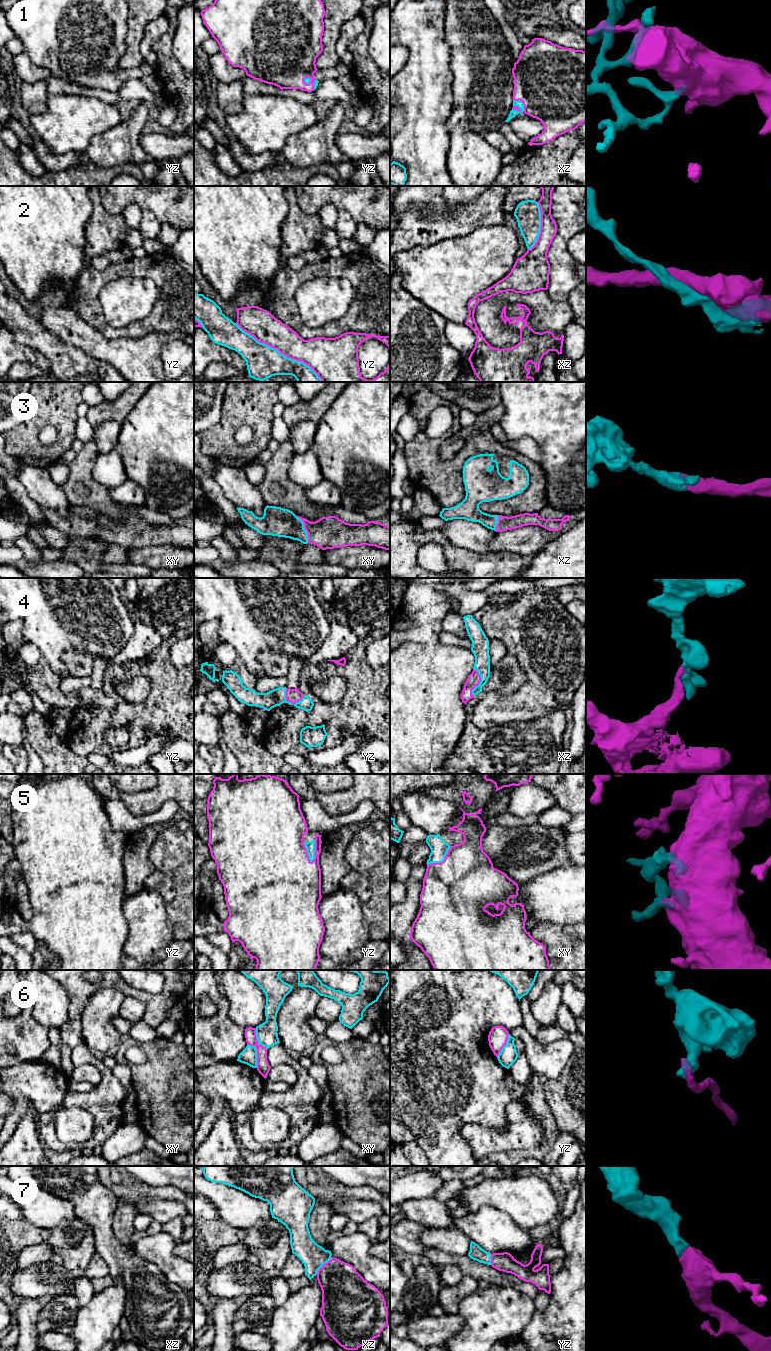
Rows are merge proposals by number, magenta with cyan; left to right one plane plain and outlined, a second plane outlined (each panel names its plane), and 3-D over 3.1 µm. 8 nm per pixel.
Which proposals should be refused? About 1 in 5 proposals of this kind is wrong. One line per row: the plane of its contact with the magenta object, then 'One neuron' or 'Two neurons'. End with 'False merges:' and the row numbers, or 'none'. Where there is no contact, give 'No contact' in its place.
1: Touches magenta in xz. One neuron
2: Touches magenta in yz. Two neurons
3: Touches magenta in xy. One neuron
4: Touches magenta in yz. One neuron
5: Touches magenta in yz. One neuron
6: Touches magenta in xy. Two neurons
7: Touches magenta in xz. One neuron
False merges: 2, 6

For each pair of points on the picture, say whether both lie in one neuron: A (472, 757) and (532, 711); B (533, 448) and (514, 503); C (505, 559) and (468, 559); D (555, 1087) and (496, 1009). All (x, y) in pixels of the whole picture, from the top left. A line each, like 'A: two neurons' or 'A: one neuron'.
A: two neurons
B: two neurons
C: one neuron
D: two neurons

